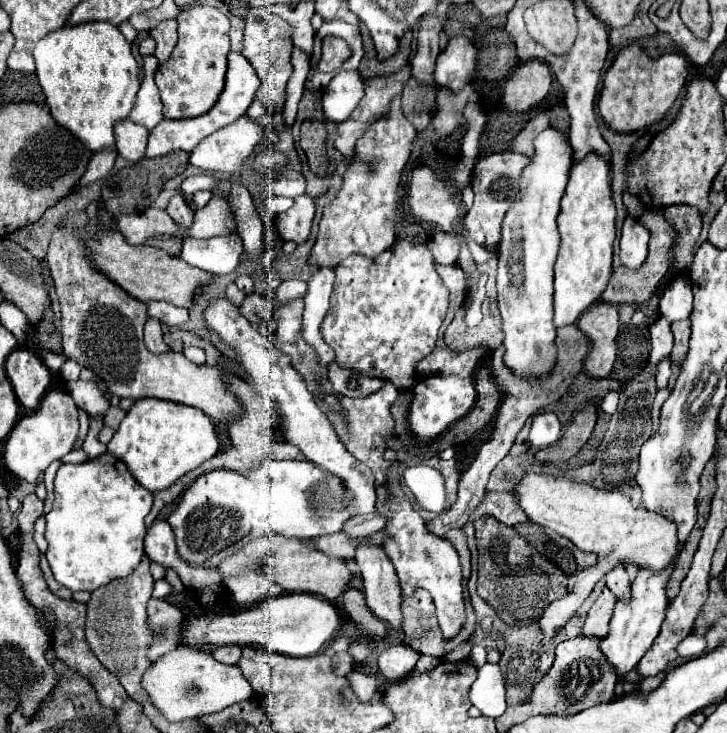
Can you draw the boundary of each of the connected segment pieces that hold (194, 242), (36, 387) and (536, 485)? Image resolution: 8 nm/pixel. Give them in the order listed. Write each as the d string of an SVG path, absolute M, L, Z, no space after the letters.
M238 233L226 237L210 237L210 239L188 239L182 247L180 257L214 275L232 273L240 263L242 239Z
M14 349L6 361L8 379L24 409L38 409L50 387L52 375L44 361L30 349Z
M526 473L522 479L508 475L508 479L514 481L512 487L530 521L568 537L578 549L590 549L590 553L596 553L598 567L602 567L604 573L620 563L648 567L652 573L658 573L678 555L680 541L676 523L644 507L634 507L630 497L620 491L604 491L570 477L544 473Z

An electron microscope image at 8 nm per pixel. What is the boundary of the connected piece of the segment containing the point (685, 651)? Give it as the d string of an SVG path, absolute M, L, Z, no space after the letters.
M690 635L678 645L678 655L680 657L698 657L706 651L706 639L702 635Z

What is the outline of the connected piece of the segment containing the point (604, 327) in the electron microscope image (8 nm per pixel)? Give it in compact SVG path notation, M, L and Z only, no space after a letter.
M596 303L578 319L578 327L590 337L590 343L592 343L584 371L590 377L598 377L598 379L608 377L612 371L614 359L616 359L616 343L614 343L614 339L618 335L618 311L616 311L616 307L610 303Z

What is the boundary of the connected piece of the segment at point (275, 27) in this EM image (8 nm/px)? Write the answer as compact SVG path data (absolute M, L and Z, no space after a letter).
M256 7L248 11L246 31L244 31L244 51L242 55L252 63L260 77L260 89L256 91L256 99L260 99L268 113L280 113L286 103L286 83L292 75L292 25L286 23L278 13L270 7Z

